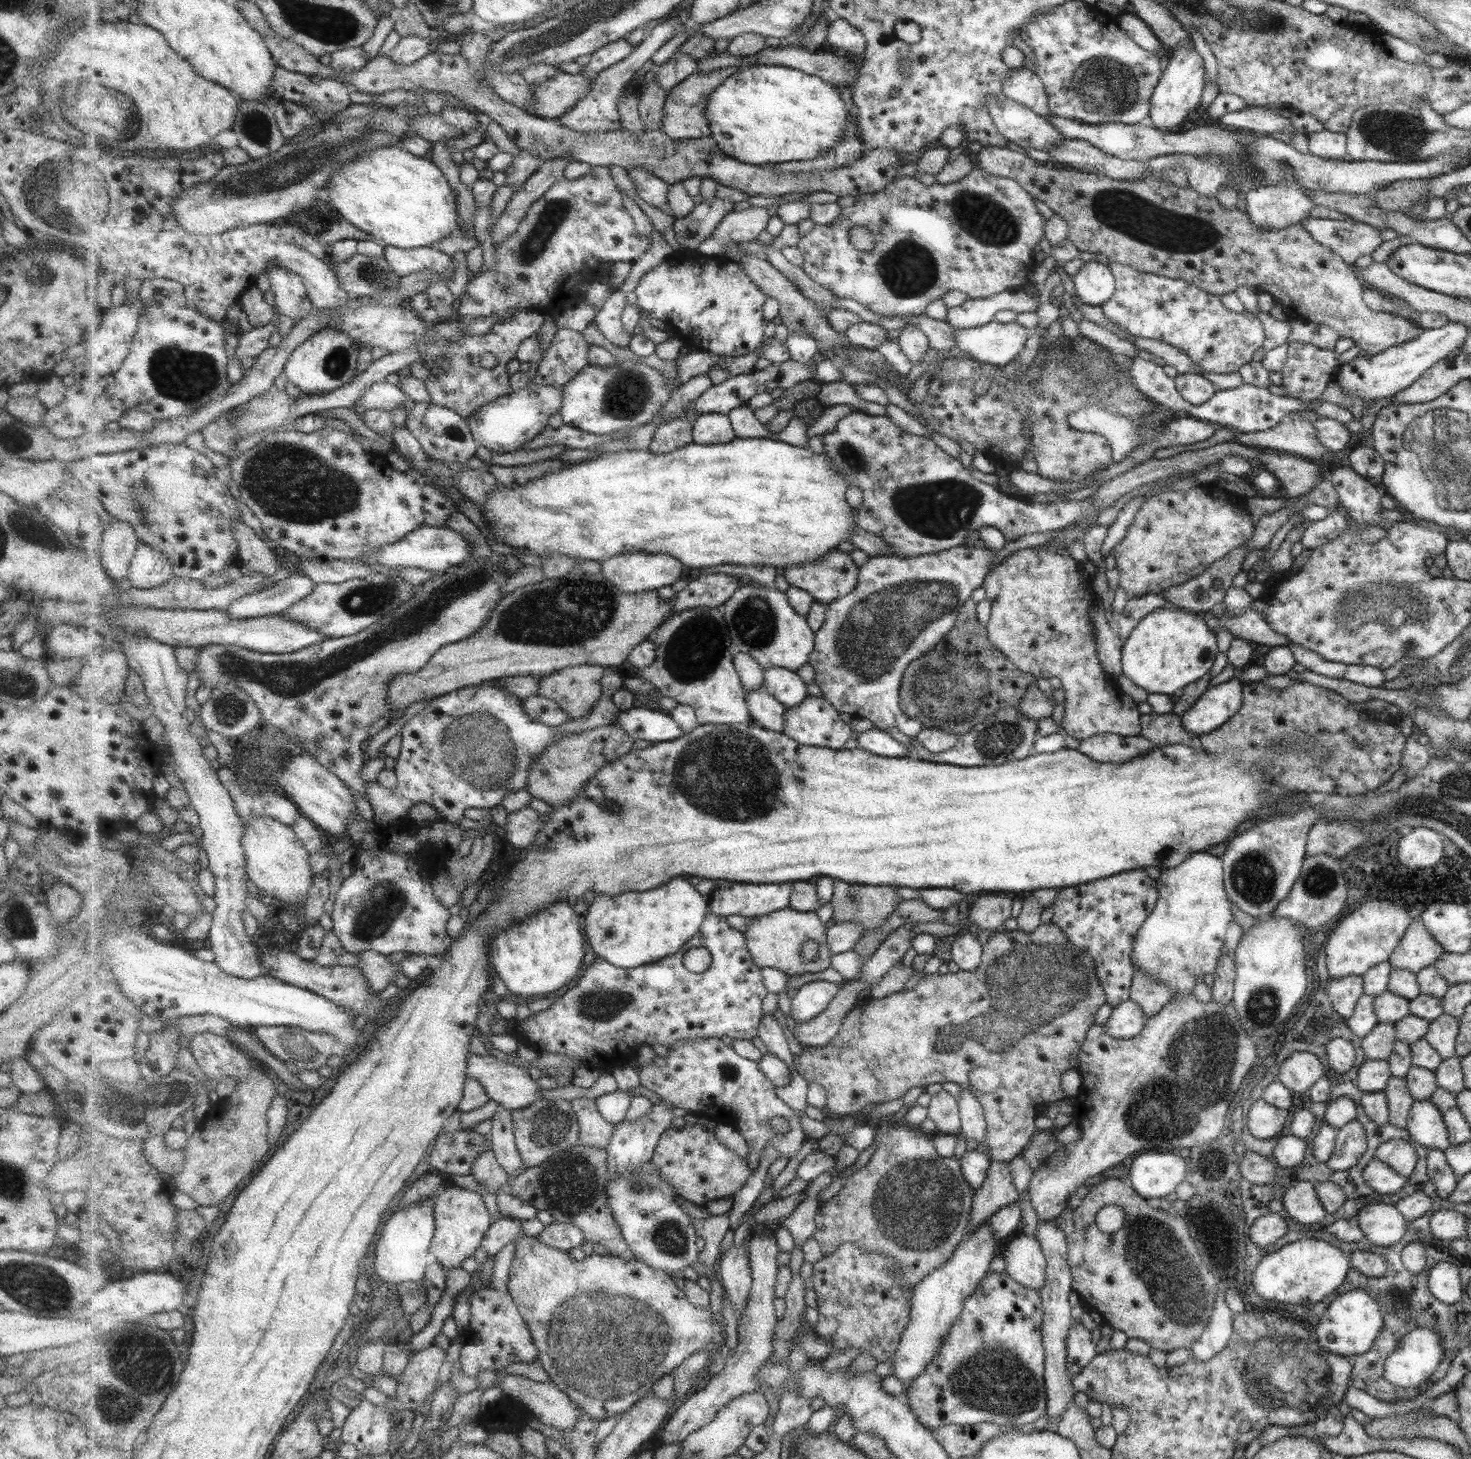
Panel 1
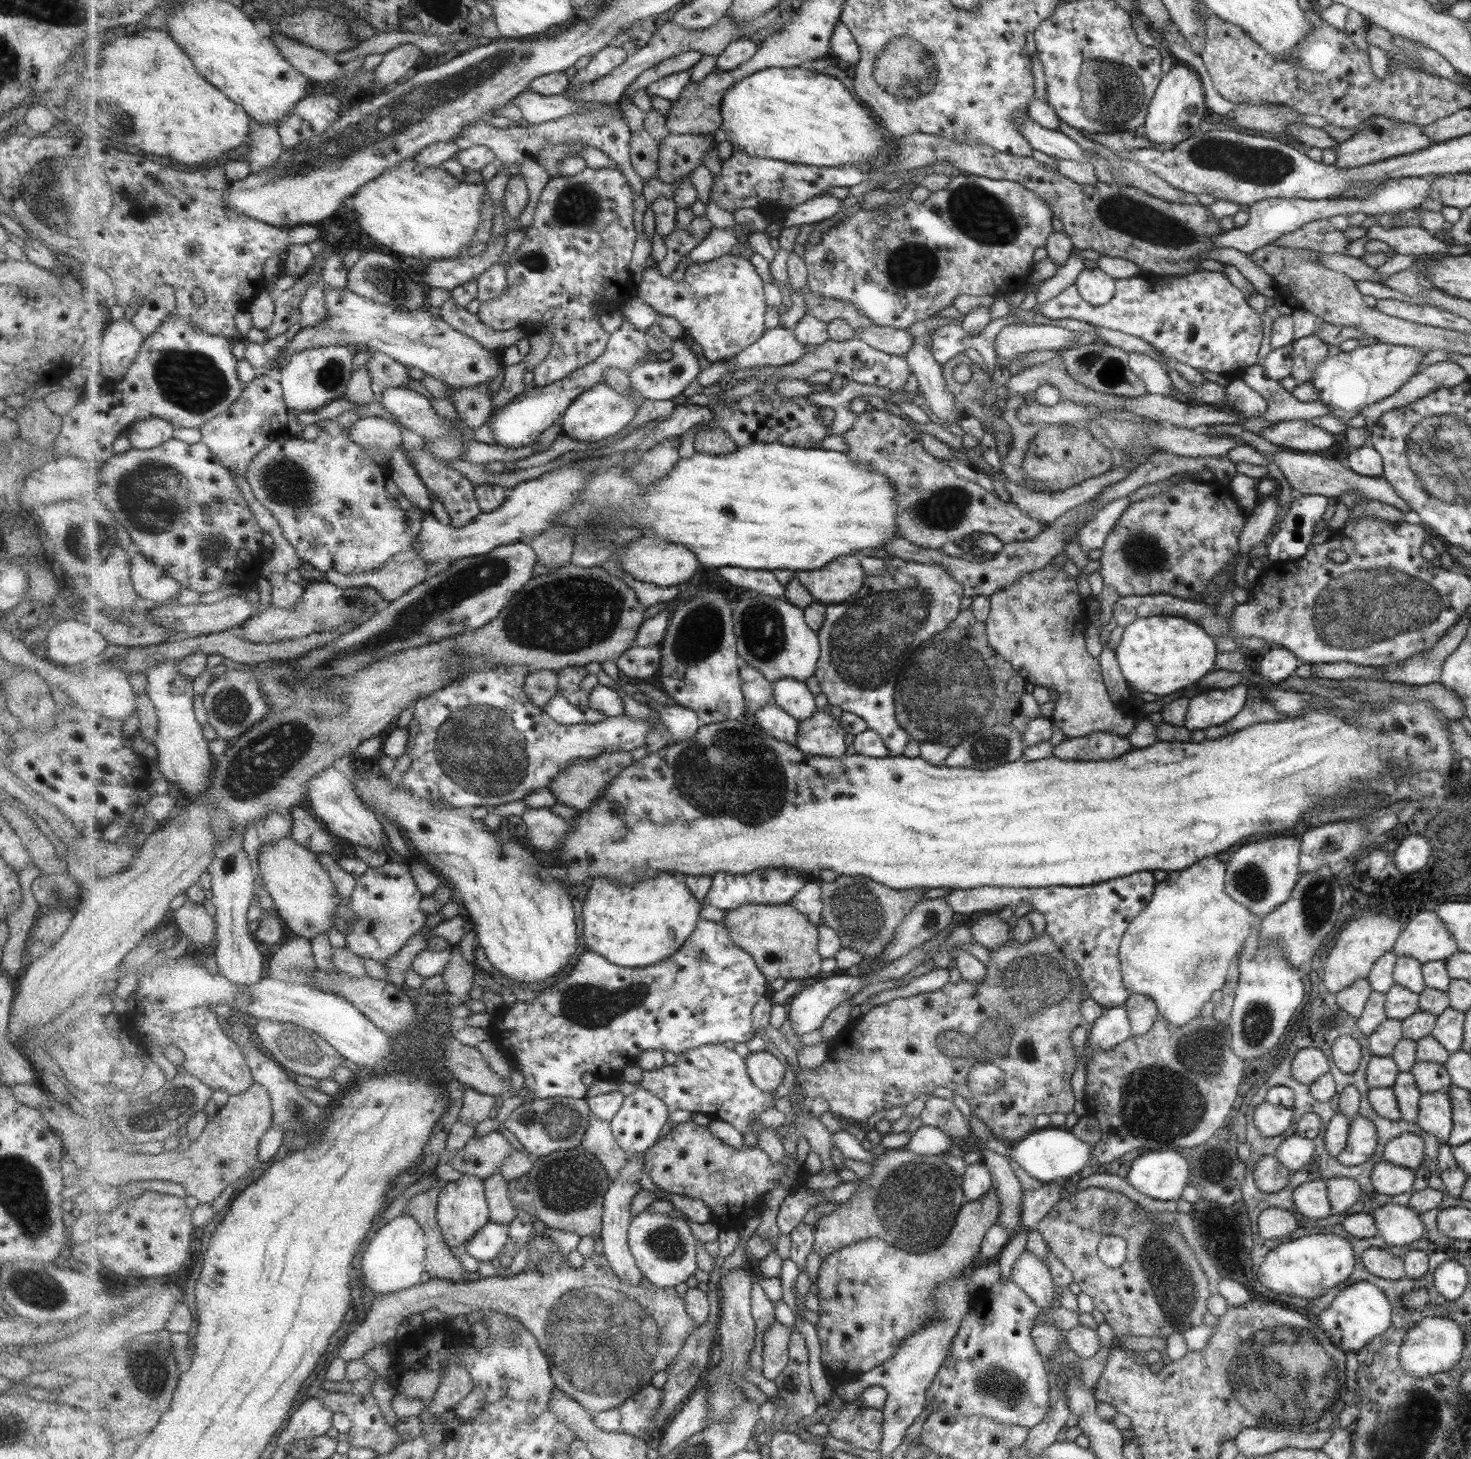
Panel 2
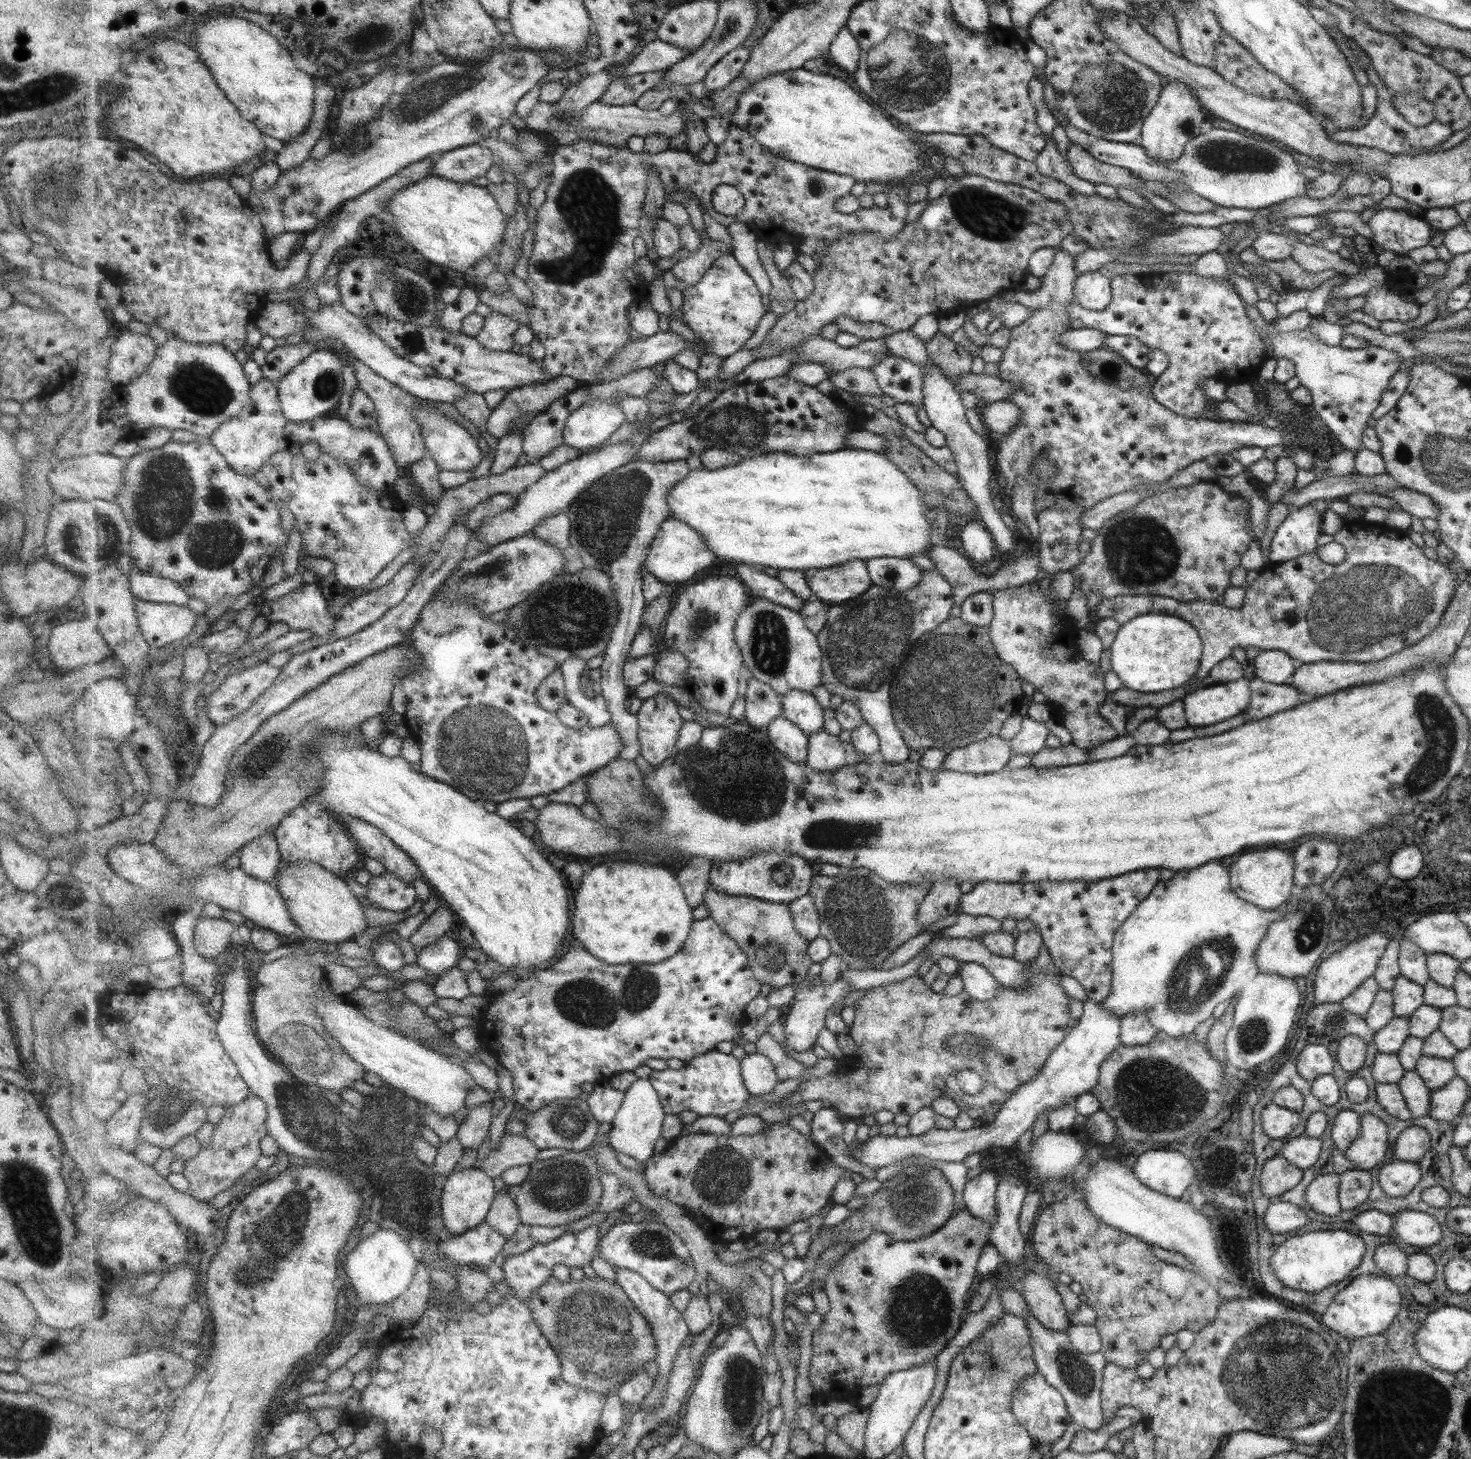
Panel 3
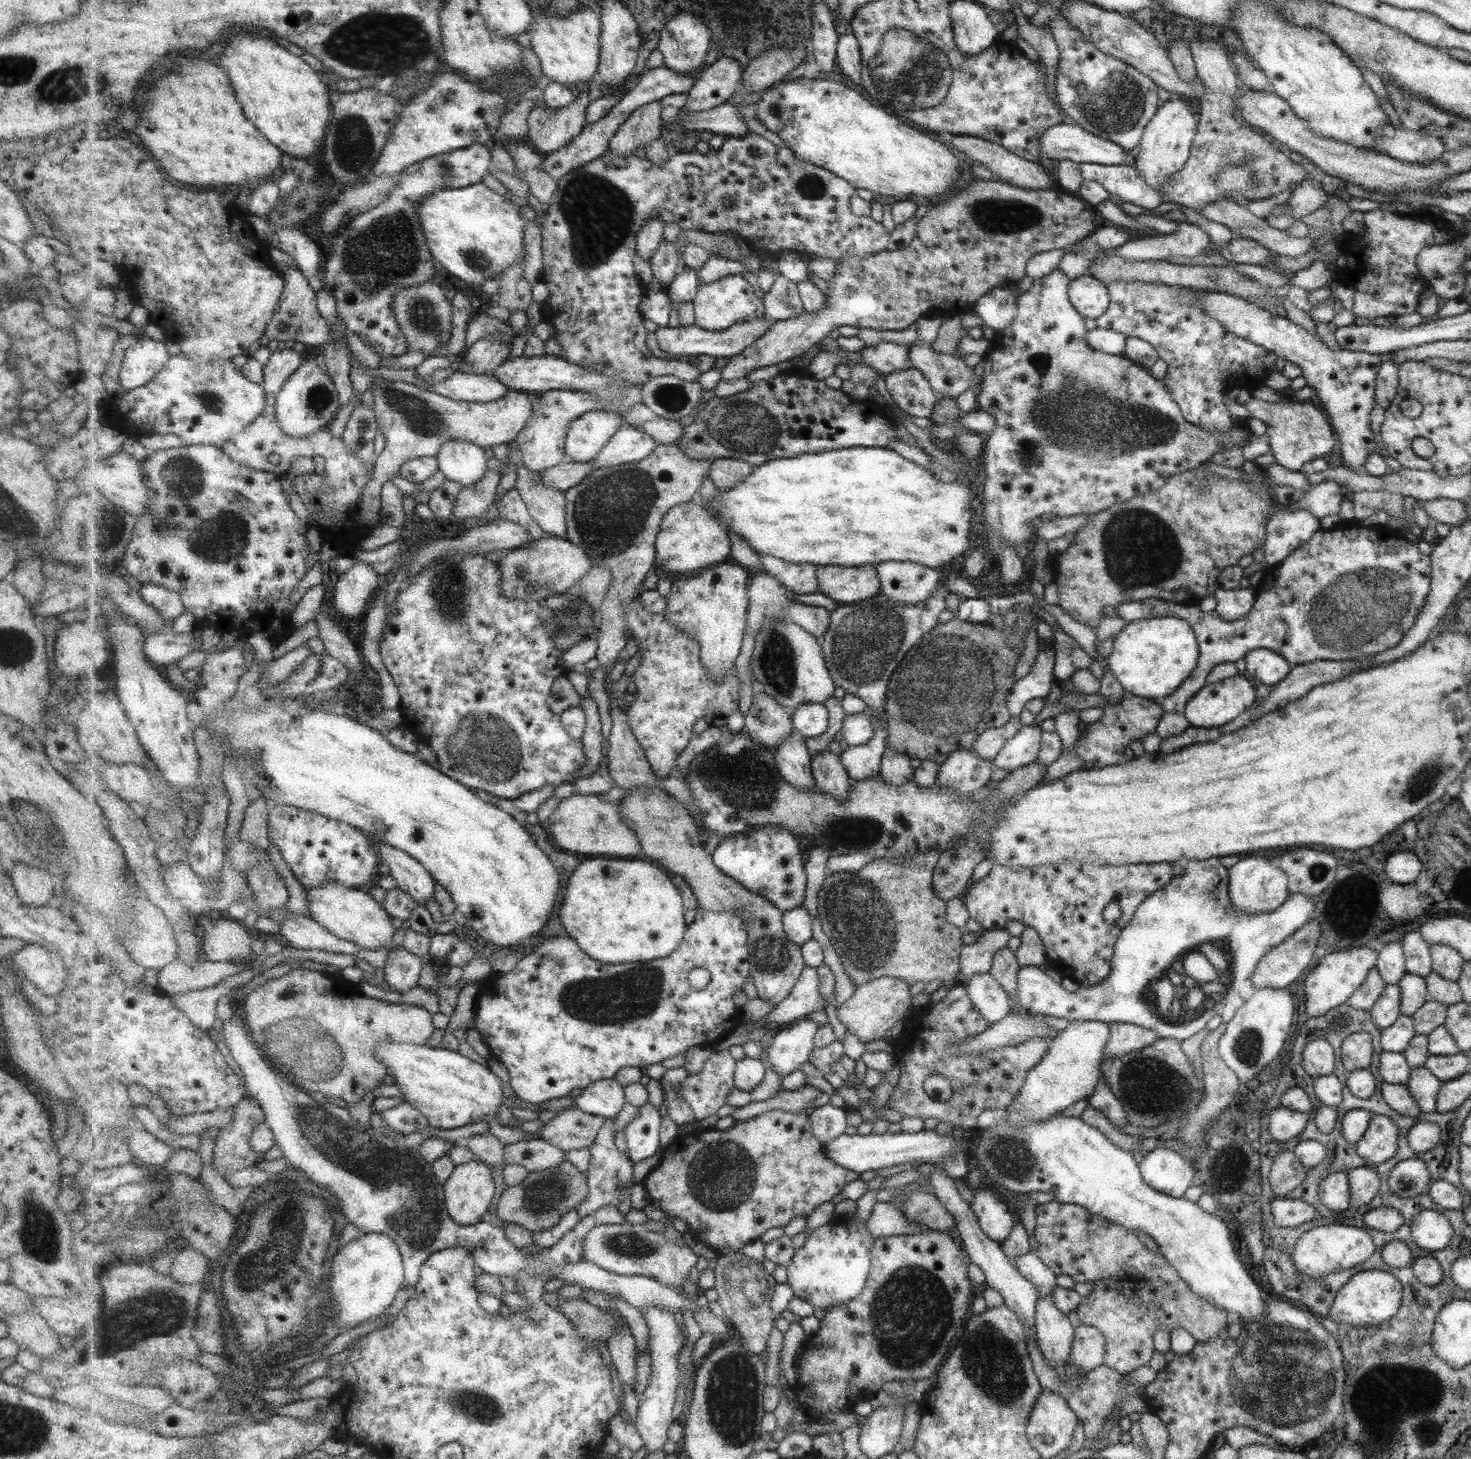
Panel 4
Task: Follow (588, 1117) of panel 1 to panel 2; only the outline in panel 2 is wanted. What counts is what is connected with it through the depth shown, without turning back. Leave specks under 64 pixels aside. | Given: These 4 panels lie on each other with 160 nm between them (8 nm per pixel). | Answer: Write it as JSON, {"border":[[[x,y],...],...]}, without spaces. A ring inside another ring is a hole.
{"border":[[[592,1113],[590,1129],[582,1146],[590,1150],[604,1164],[612,1180],[620,1175],[620,1170],[625,1166],[628,1152],[617,1142],[612,1130],[611,1122],[598,1118]]]}

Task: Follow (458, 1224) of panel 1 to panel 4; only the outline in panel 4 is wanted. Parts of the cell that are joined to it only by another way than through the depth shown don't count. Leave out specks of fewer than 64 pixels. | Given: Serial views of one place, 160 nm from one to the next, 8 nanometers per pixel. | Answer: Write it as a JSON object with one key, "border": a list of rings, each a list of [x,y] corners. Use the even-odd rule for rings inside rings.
{"border":[[[475,1158],[459,1164],[445,1183],[446,1206],[461,1226],[479,1224],[495,1198],[495,1182],[489,1165]]]}

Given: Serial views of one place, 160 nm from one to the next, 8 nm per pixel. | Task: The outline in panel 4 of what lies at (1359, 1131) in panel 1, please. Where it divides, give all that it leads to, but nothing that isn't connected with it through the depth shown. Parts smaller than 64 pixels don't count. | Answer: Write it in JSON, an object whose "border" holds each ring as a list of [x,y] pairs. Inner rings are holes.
{"border":[[[1371,1115],[1363,1137],[1354,1144],[1355,1152],[1363,1158],[1366,1166],[1375,1168],[1389,1160],[1396,1149],[1397,1127],[1387,1115]]]}

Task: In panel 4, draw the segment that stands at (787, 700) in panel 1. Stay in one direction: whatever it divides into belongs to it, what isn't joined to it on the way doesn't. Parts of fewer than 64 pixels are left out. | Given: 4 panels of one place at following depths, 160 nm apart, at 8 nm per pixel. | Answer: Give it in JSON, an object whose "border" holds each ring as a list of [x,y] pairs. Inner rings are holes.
{"border":[[[808,702],[796,707],[794,728],[803,738],[821,736],[828,729],[830,713],[823,703]]]}

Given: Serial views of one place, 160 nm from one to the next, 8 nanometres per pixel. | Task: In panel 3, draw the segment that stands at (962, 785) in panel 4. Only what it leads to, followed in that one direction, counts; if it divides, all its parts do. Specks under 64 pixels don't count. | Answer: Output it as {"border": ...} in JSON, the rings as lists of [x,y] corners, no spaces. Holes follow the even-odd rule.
{"border":[[[993,735],[951,750],[940,768],[978,775],[997,773],[1006,767],[1011,755],[1009,740]]]}

